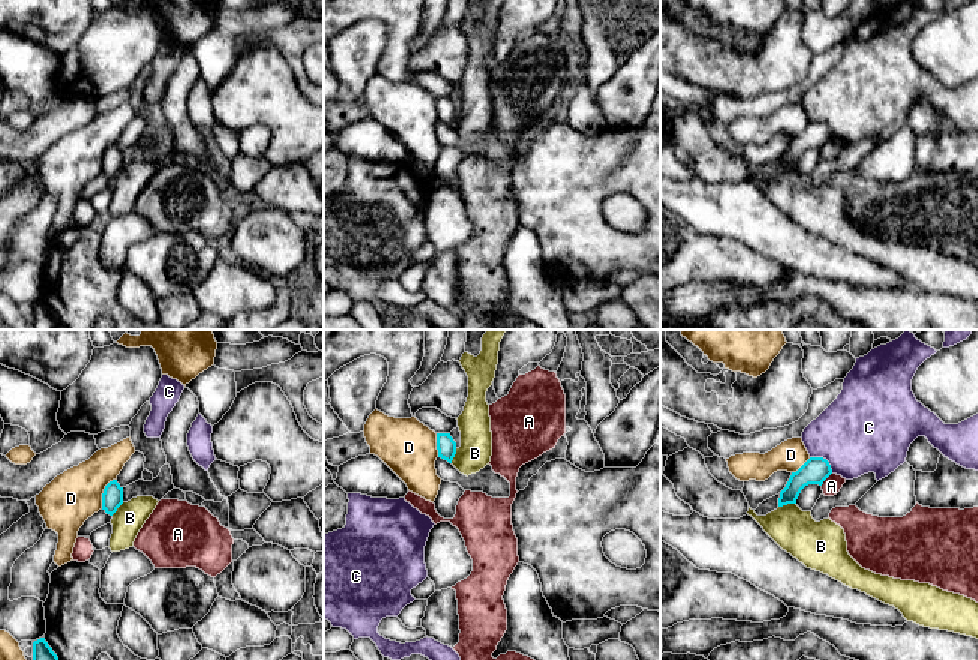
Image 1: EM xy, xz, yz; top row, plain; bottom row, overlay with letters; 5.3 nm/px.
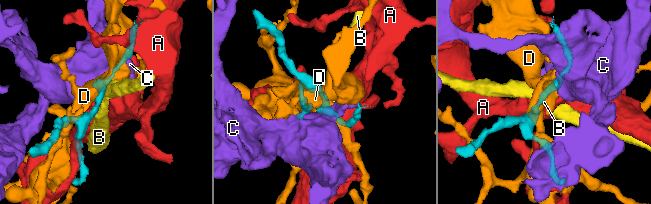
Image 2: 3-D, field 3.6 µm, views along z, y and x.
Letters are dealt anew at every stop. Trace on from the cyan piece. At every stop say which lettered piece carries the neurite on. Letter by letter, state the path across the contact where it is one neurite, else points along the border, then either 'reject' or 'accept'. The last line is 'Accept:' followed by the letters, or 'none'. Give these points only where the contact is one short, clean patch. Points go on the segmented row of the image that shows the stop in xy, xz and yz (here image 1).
A: reject
B: border yz (795, 503), (779, 507); reject
C: reject
D: reject
Accept: none

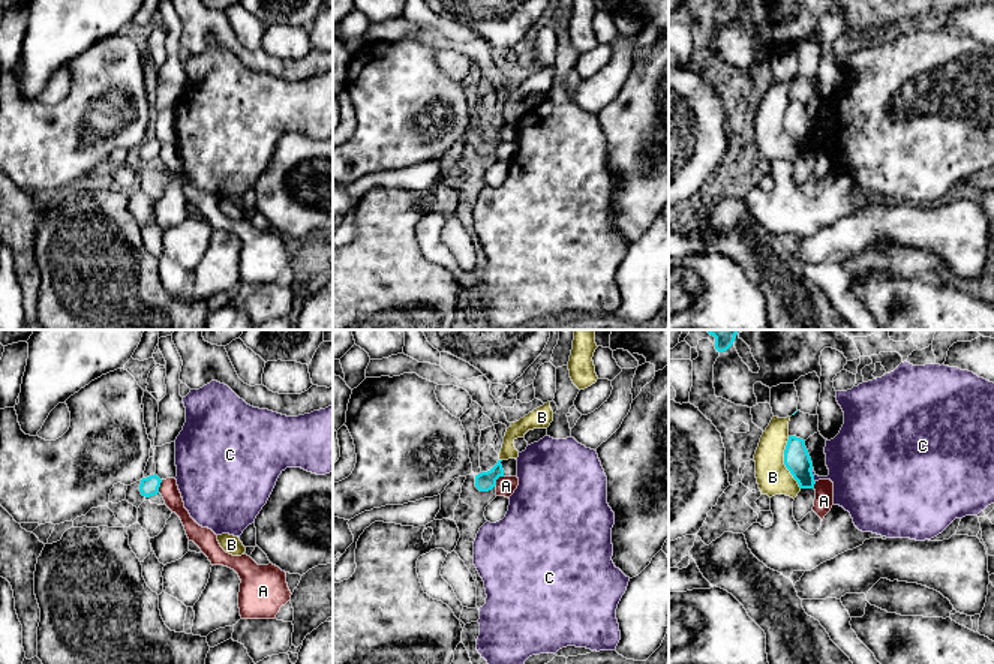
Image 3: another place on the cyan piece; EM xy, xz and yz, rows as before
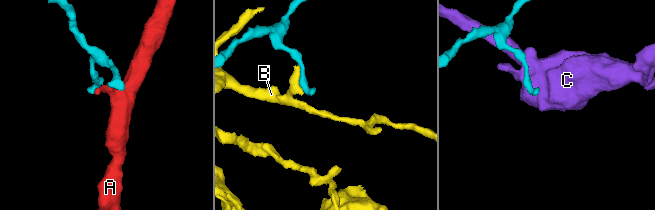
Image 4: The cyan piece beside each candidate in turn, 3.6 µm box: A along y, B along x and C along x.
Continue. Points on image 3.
A: border xz (502, 475), (494, 486); reject
B: border yz (787, 436), (784, 466), (801, 487); reject
C: border yz (811, 468), (814, 481); reject
Accept: none

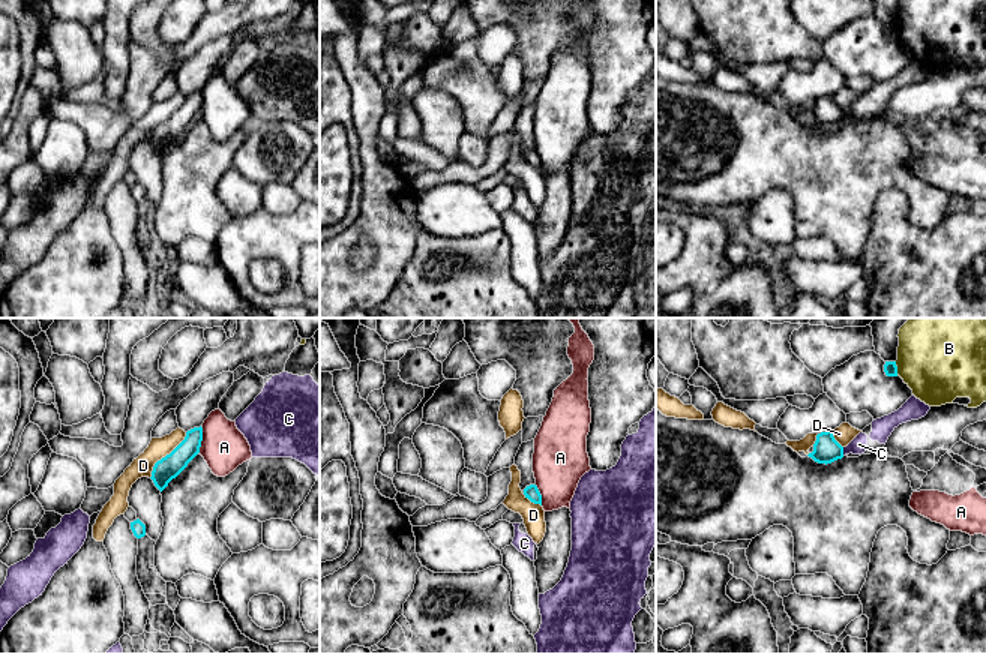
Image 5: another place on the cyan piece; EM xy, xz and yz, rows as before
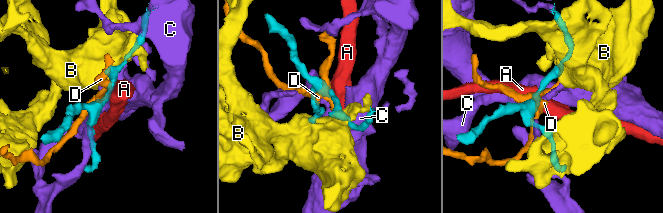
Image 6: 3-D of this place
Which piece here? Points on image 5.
A: border xy (201, 426), (201, 446), (197, 453); reject
B: reject
C: reject
D: reject
Accept: none

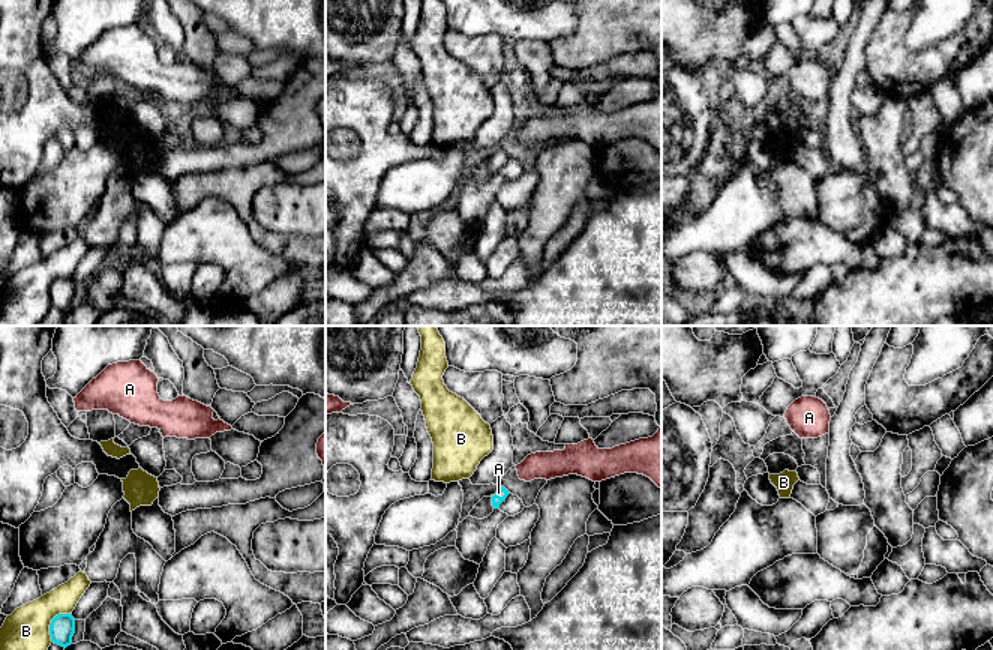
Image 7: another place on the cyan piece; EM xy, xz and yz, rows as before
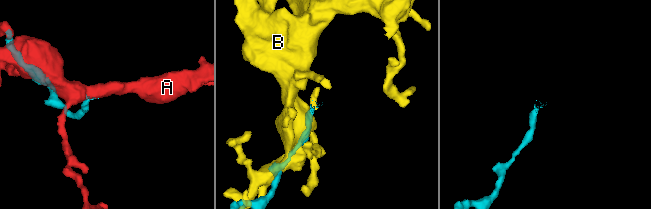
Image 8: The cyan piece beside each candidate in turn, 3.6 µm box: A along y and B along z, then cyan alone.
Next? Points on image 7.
A: way xz (497, 500), (497, 494), (498, 493); accept
B: reject
Accept: A

